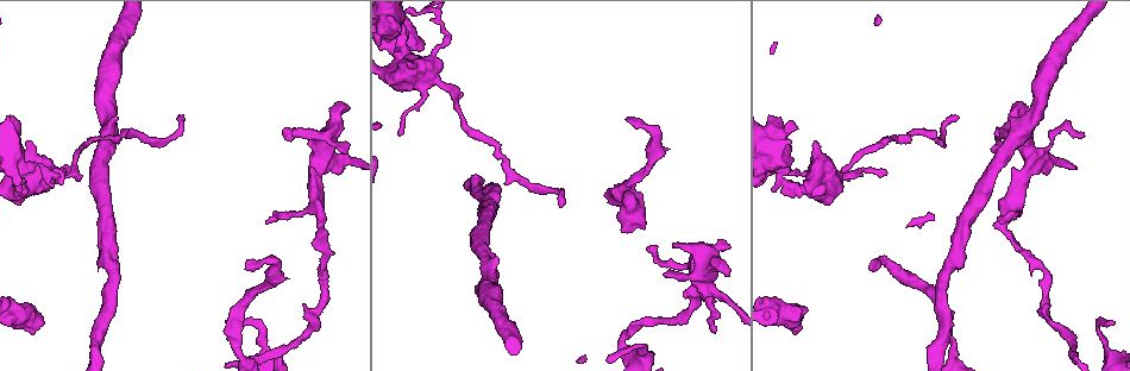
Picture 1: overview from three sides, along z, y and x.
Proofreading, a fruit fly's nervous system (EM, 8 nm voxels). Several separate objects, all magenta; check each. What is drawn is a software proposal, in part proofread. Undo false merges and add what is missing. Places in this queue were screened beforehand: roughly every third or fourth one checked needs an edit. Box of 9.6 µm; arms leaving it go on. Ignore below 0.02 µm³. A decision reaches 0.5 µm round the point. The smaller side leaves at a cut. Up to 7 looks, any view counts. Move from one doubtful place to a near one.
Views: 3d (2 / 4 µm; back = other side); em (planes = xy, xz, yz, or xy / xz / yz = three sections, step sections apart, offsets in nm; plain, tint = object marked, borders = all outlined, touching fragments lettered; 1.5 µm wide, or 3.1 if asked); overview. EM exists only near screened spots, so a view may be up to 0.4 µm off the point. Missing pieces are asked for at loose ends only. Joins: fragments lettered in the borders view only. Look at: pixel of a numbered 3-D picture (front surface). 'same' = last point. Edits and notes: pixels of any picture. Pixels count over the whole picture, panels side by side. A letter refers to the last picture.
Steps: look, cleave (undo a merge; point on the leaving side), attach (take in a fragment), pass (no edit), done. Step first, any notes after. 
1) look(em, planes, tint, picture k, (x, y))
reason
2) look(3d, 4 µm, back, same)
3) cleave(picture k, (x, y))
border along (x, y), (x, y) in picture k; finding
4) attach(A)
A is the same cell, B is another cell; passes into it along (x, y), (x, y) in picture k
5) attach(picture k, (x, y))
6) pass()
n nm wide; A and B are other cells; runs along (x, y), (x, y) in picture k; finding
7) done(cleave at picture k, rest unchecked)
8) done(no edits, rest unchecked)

look(em, xz, step 8, tint, picture 1, (24, 185))
sharp bend

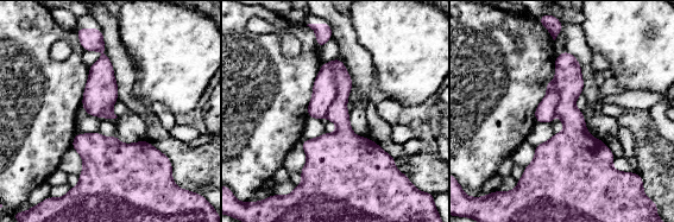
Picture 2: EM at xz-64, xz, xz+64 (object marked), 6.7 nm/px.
look(em, planes, borders, same)

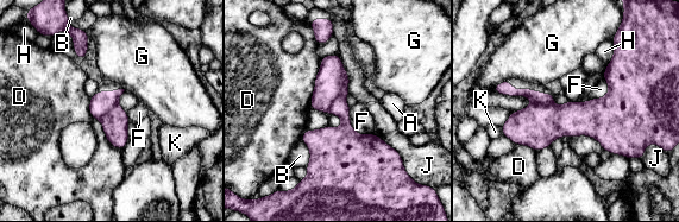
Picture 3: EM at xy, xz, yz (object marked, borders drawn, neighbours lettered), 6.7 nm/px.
cleave(picture 3, (329, 83))
A, B, D, F, G, H, J and K are other cells; the part that leaves runs along (498, 88), (551, 99) in picture 3; two neurons meet here

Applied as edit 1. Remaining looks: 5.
look(3d, 4 µm, picture 1, (803, 318))
stops while still wide

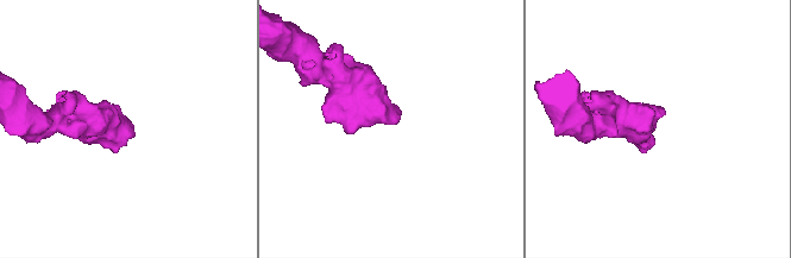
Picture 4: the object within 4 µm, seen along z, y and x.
look(em, 3.1 µm, xz, step 16, borders, picture 4, (131, 131))

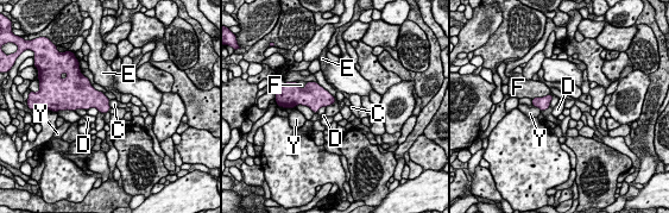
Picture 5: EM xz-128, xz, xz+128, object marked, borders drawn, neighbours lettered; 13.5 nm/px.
look(em, 3.1 µm, planes, borders, same)

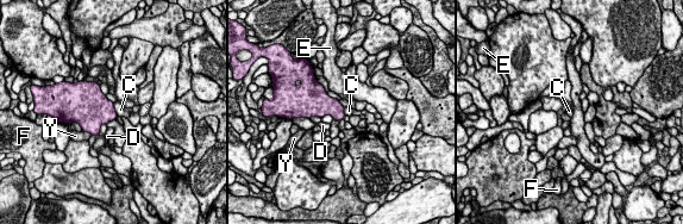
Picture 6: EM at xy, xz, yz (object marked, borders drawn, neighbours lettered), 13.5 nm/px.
pass()
220 nm wide; C, D, E, F and Y are other cells; border along (113, 103), (114, 111), (118, 114) in picture 6; none of them fits

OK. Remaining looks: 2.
look(em, yz, step 4, tint, picture 1, (628, 120))
an open end

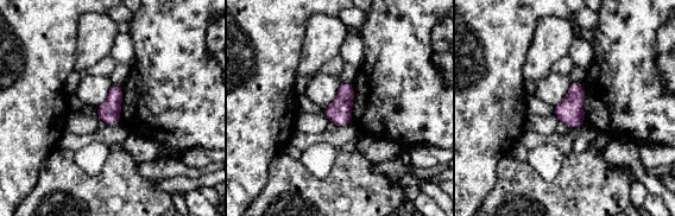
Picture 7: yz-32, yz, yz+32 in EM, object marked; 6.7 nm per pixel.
look(em, planes, borders, same)

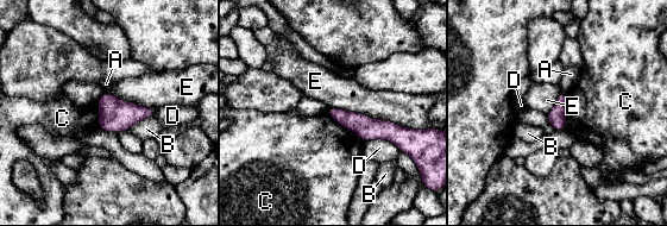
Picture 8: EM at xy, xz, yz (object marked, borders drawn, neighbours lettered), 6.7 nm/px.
pass()
E touches over 600 nm; A, B, C, D and E are other cells; border along (327, 112), (363, 142) in picture 8; no lettered fragment goes on from it

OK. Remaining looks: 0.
done(cleave at picture 3, rest unchecked)

